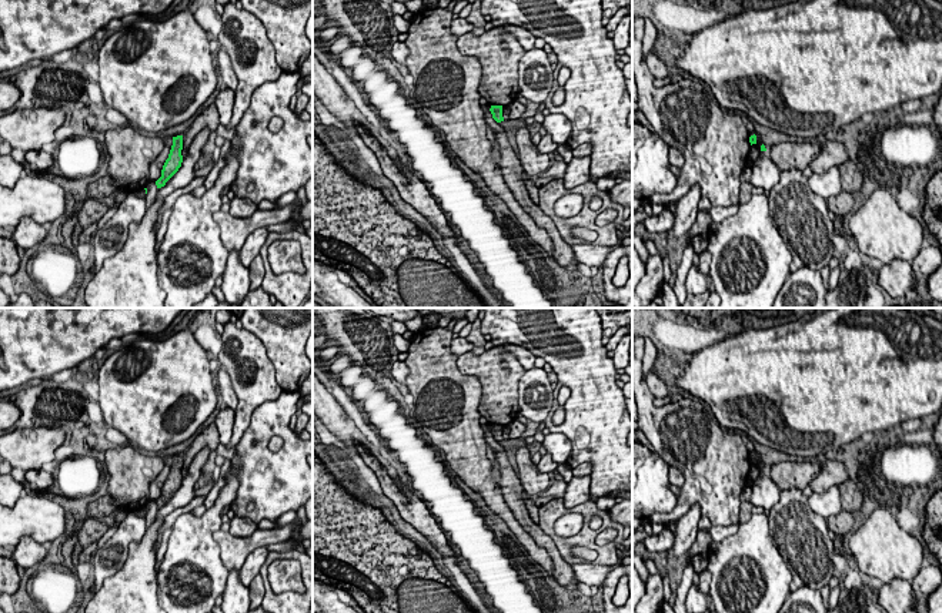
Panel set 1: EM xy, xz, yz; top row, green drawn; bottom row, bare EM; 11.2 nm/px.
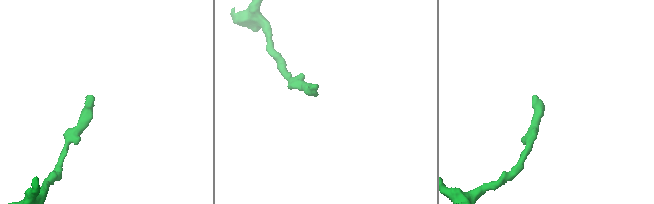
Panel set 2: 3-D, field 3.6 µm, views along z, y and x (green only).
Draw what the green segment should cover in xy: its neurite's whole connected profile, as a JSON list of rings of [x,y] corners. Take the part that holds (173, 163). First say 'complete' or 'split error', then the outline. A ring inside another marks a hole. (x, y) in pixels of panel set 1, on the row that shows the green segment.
complete; [[[183,135],[173,137],[173,145],[168,154],[168,158],[166,160],[161,177],[156,181],[157,188],[161,188],[166,185],[166,182],[178,171],[183,163]]]

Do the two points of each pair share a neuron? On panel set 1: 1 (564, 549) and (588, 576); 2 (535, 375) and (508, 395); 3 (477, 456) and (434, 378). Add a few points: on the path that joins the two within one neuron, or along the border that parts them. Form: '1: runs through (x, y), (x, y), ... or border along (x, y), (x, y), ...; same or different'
1: border along (571, 563), (604, 563), (610, 566); different
2: border along (525, 371), (518, 384), (518, 412); different
3: runs through (461, 436), (447, 415), (444, 398); same

